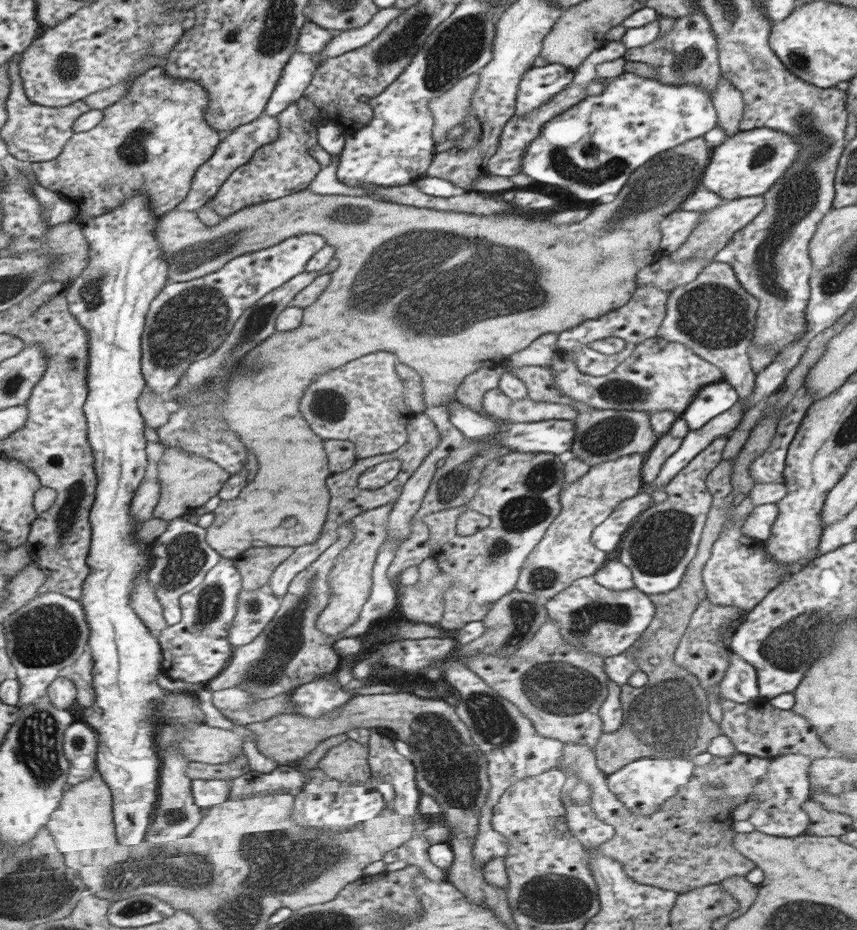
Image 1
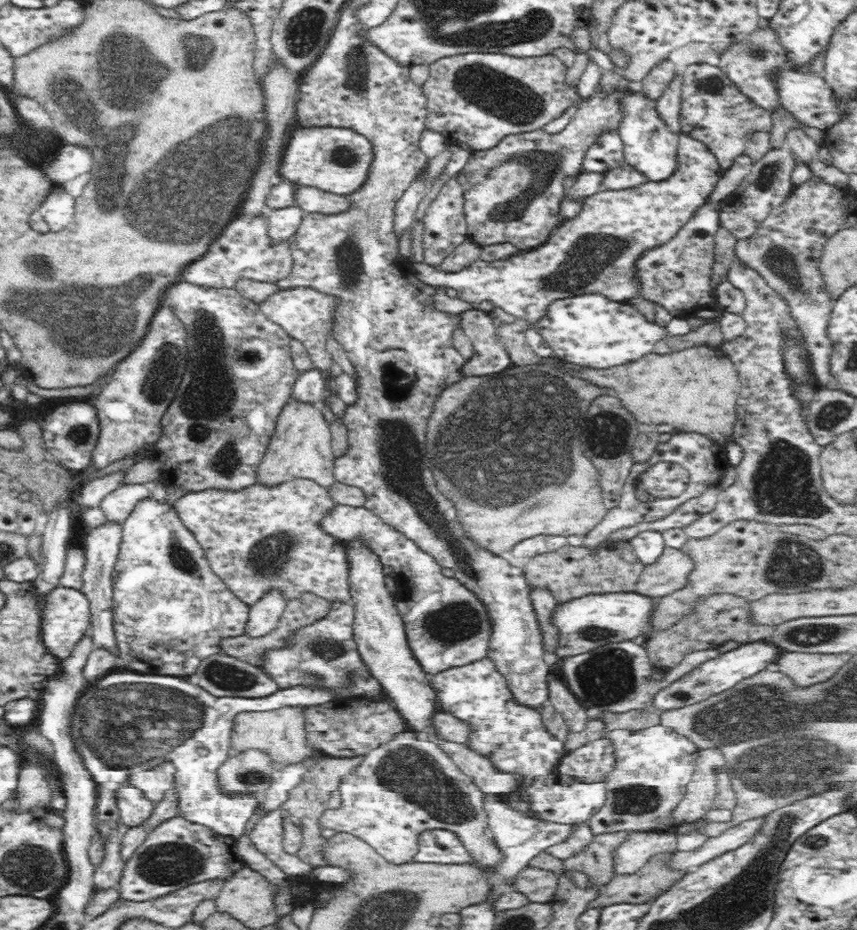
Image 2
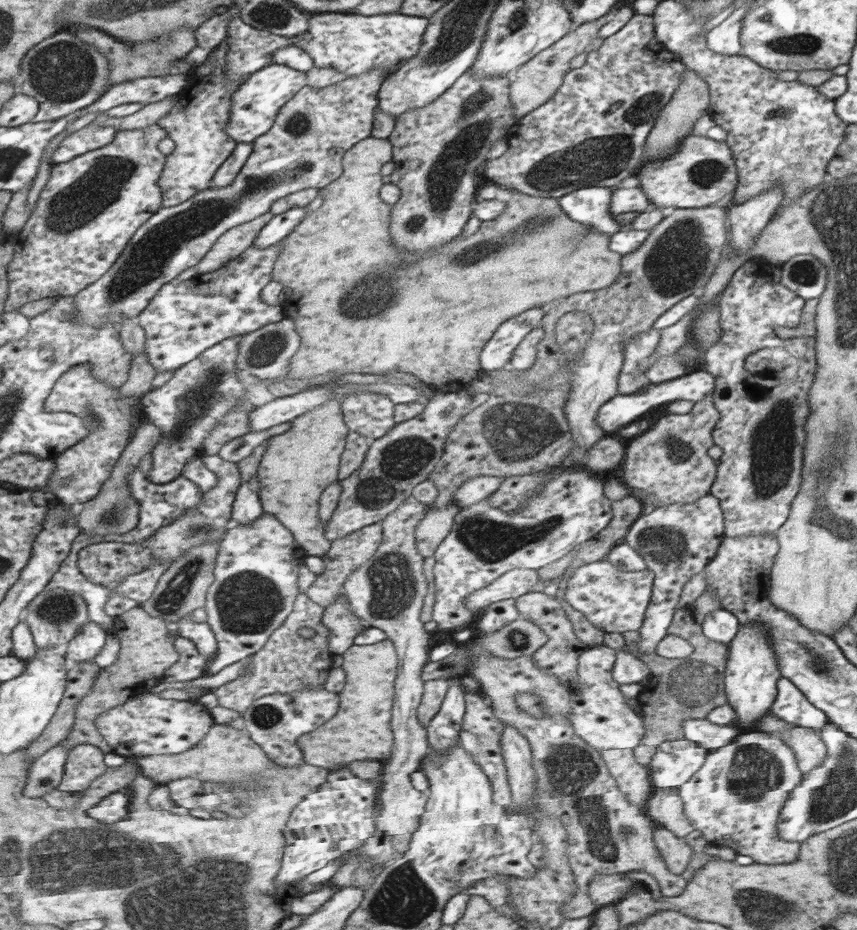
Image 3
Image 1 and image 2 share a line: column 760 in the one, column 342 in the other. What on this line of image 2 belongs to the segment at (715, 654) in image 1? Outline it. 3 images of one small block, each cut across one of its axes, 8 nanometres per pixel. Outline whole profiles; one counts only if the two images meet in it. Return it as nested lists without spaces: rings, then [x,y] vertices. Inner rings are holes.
[[[340,696],[338,700],[334,700],[334,704],[324,704],[324,706],[316,706],[316,708],[306,708],[304,710],[304,728],[306,728],[306,746],[308,748],[316,748],[320,752],[324,752],[328,758],[354,758],[354,756],[366,756],[368,752],[372,752],[374,748],[378,748],[380,744],[390,742],[396,734],[402,734],[408,730],[406,720],[398,714],[398,710],[394,708],[392,700],[386,696],[380,698],[358,698],[356,702],[352,700],[342,700]]]

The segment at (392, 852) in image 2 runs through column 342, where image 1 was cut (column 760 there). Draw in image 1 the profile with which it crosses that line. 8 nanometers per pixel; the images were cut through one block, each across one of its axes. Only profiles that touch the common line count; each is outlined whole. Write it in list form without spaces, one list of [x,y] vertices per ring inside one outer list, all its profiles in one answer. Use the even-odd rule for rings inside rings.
[[[801,754],[791,756],[779,756],[775,760],[769,760],[767,772],[759,778],[759,782],[753,786],[753,792],[749,794],[749,800],[757,802],[757,810],[749,816],[749,824],[755,832],[777,836],[777,838],[795,838],[803,836],[809,818],[801,810],[803,804],[809,800],[809,780],[807,780],[807,768],[811,758]]]

